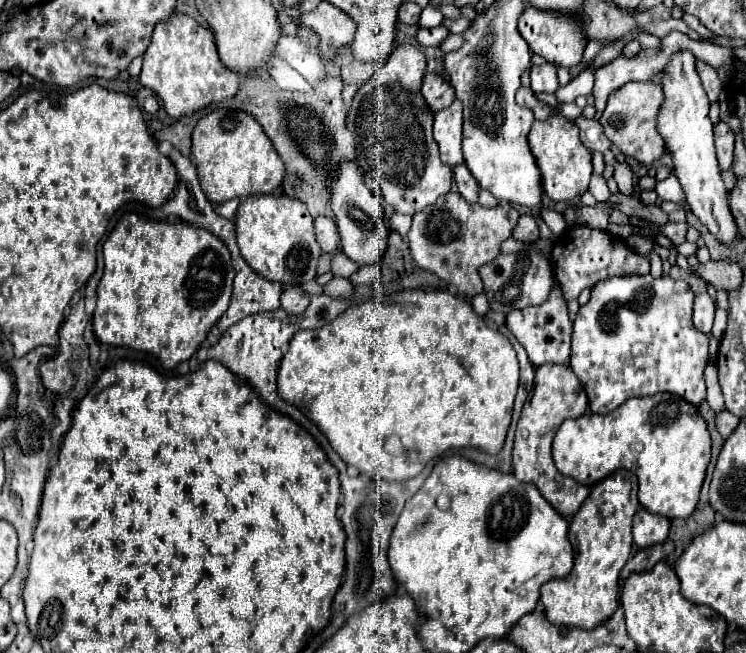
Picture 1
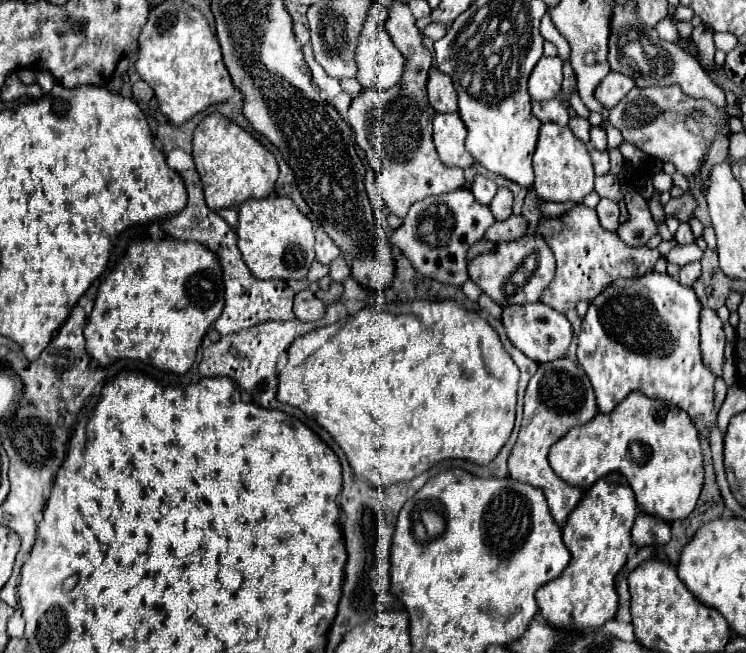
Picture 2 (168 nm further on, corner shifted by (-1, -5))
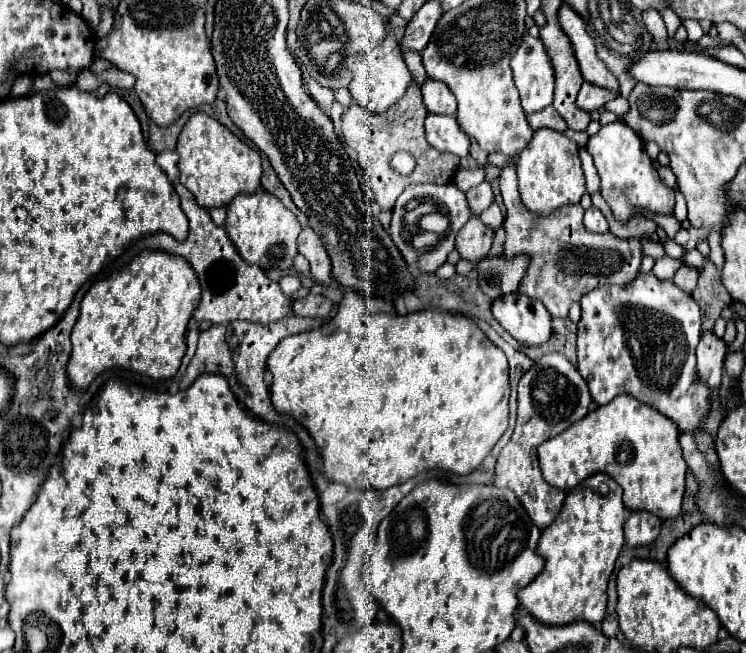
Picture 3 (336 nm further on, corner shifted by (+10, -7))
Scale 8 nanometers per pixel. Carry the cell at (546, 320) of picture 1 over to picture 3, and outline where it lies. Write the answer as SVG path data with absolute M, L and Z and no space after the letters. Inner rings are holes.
M521 292L495 298L491 310L495 320L521 344L541 346L553 334L547 308Z

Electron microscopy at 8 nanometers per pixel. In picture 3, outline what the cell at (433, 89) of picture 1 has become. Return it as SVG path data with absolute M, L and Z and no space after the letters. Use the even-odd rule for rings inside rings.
M429 78L421 92L423 92L423 100L429 112L433 114L455 114L457 112L457 100L453 92L449 90L449 86L445 86L445 82L437 82Z

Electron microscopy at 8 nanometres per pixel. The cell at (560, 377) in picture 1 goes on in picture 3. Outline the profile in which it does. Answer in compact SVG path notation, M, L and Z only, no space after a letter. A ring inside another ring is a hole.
M557 352L545 354L539 362L535 362L519 380L519 408L517 408L517 426L501 450L495 466L495 486L509 488L515 492L523 508L527 510L533 524L539 528L547 528L555 516L559 514L565 492L549 486L539 470L537 462L537 446L545 440L561 434L575 422L579 422L591 410L591 394L587 382L581 378L577 368Z

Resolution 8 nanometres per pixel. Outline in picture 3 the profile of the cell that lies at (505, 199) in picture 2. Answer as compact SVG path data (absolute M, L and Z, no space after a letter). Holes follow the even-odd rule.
M493 202L481 216L481 222L487 226L487 228L491 228L491 230L499 230L501 228L501 224L503 224L503 214L501 214L501 208Z

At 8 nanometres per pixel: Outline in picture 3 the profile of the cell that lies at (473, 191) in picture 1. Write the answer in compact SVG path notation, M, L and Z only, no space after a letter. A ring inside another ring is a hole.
M481 182L475 188L467 190L467 204L471 208L471 216L479 216L485 208L489 208L489 204L493 202L493 190L489 182Z

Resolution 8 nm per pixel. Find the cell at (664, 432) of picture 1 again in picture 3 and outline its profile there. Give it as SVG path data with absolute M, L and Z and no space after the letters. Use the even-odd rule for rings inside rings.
M629 394L615 396L609 404L597 406L585 416L585 420L579 420L573 428L567 428L561 436L555 436L553 440L547 440L541 444L539 452L539 466L543 472L543 478L553 484L559 490L573 490L581 480L603 472L613 476L617 484L623 488L623 504L629 510L647 510L659 516L661 520L675 518L681 512L683 492L685 492L685 472L687 464L681 456L679 446L679 428L669 420L667 416L661 416L661 412L649 408L647 404L637 404L637 400Z

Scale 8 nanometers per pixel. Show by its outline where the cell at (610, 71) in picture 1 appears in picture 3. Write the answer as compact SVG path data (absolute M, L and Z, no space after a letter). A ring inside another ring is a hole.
M583 82L581 90L579 90L579 94L577 94L575 104L577 104L581 110L591 112L591 110L601 108L605 102L609 102L609 100L613 100L613 98L615 98L613 92L609 92L609 90L605 90L605 88L599 88L599 86L593 86L593 84L589 84L589 82Z

